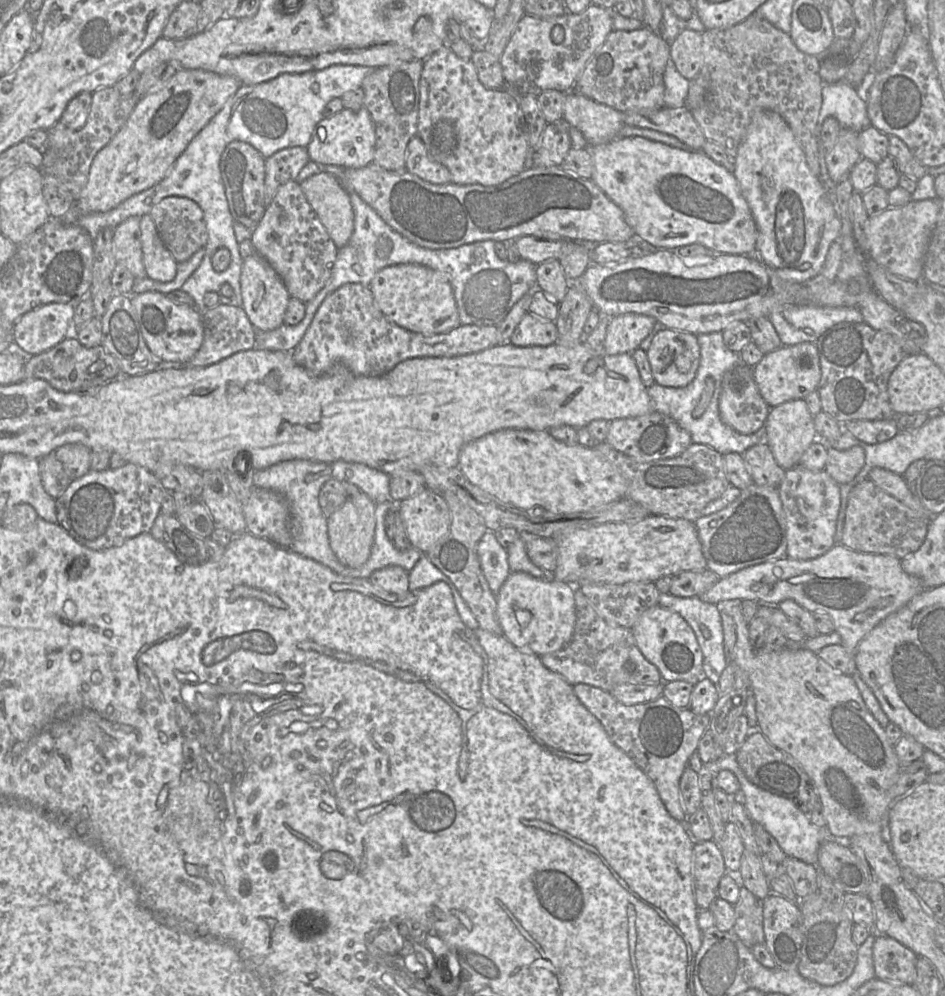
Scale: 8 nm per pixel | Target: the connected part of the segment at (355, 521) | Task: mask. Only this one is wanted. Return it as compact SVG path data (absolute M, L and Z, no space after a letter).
M359 492L350 496L327 519L329 545L338 560L347 567L358 568L369 559L376 527L375 504L364 492Z

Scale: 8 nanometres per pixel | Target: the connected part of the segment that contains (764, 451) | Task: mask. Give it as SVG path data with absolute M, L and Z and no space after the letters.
M766 443L751 446L741 456L753 483L760 486L779 487L785 476L785 470L777 464Z

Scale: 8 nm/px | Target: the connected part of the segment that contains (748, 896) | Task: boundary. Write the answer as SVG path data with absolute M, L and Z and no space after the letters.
M741 886L738 901L734 904L736 920L732 930L749 949L755 944L765 943L762 901L746 887Z

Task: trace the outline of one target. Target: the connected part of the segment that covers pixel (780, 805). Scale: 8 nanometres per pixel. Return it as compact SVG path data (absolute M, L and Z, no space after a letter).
M736 753L723 754L715 760L703 763L699 774L718 773L721 770L730 770L735 774L741 786L744 807L748 815L753 822L761 824L775 838L786 856L794 857L807 864L817 865L818 851L822 843L832 841L849 847L851 838L833 836L826 826L820 828L812 824L808 814L802 812L791 800L772 794L751 783L738 764Z

